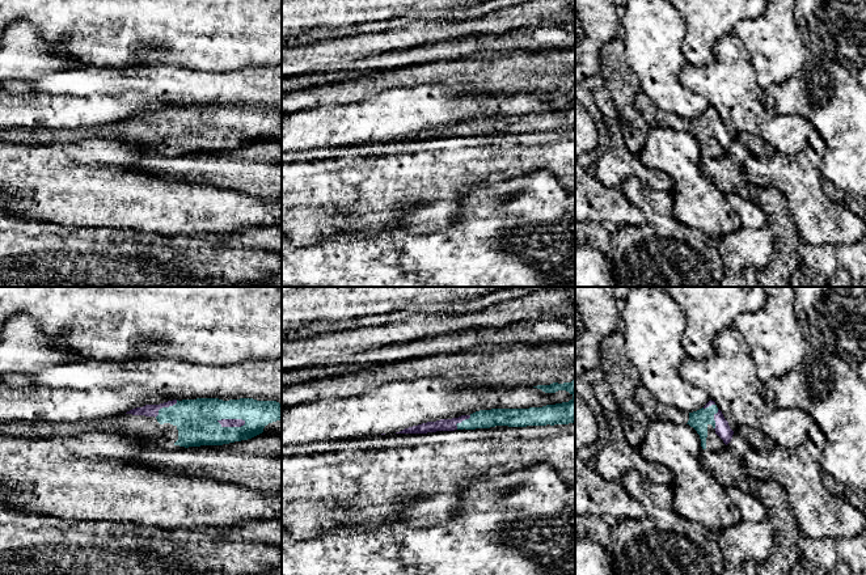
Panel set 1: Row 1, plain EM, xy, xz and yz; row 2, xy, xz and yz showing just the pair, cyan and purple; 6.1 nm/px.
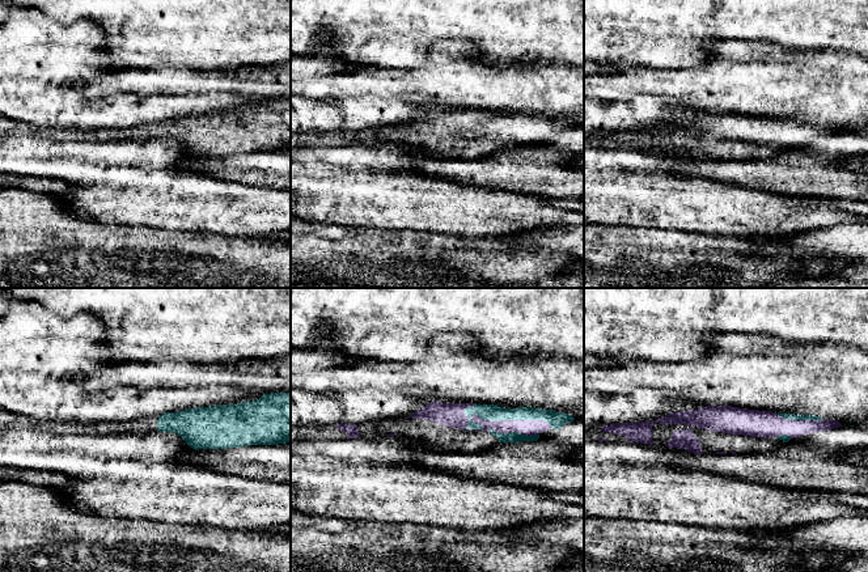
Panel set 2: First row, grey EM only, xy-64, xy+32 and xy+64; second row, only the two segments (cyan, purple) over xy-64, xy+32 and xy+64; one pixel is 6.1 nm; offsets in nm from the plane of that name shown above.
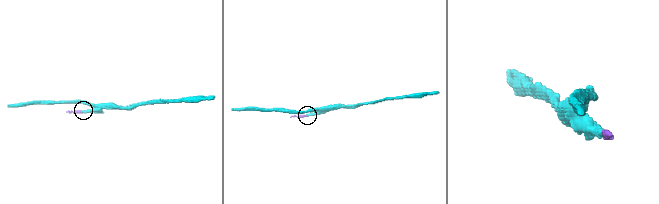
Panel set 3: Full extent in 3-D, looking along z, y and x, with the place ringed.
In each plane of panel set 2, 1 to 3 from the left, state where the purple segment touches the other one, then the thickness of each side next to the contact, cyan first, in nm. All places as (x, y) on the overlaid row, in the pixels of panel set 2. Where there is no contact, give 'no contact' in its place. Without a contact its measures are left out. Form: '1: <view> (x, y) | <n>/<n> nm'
1: no contact
2: xy+32 (507, 419) | 100/100 nm
3: xy+64 (799, 419) | 50/160 nm

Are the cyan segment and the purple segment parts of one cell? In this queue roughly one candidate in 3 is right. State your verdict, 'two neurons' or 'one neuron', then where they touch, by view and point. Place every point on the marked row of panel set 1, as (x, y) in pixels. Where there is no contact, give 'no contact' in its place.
two neurons; meets cyan in xy at (231, 418)

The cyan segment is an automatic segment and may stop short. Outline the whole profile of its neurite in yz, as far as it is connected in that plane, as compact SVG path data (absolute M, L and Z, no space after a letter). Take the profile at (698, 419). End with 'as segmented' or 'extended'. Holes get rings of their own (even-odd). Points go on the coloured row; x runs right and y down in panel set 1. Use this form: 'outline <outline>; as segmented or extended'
outline M711 405L706 409L689 413L689 420L687 424L693 427L701 439L702 449L706 449L707 426L711 424L715 428L714 415L718 413L717 405Z; as segmented

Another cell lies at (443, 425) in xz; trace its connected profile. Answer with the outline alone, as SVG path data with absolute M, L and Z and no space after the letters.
M461 415L459 418L452 419L440 419L436 422L427 422L418 426L413 426L405 428L396 434L427 434L427 432L436 432L436 431L455 431L457 430L457 423L461 423L465 419L469 419L470 415Z

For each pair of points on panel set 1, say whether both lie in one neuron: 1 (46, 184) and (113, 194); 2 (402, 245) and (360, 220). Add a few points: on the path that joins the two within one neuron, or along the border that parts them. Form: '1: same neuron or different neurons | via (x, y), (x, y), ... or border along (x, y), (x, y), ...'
1: same neuron | via (63, 184), (96, 185)
2: different neurons | border along (408, 225), (400, 215), (383, 229), (346, 231)

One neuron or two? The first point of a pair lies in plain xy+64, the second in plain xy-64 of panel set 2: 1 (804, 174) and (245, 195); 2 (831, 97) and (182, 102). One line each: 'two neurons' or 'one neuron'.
1: two neurons
2: two neurons

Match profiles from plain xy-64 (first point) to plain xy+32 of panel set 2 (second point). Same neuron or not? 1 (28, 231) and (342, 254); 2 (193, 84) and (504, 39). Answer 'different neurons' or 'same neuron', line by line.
1: same neuron
2: different neurons

